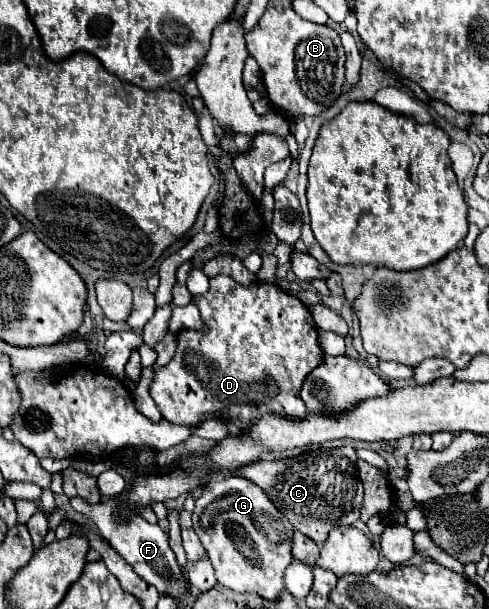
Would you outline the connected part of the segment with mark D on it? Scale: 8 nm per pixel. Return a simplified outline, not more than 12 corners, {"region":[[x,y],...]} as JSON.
{"region":[[211,278],[149,392],[171,424],[303,418],[323,362],[275,284]]}

